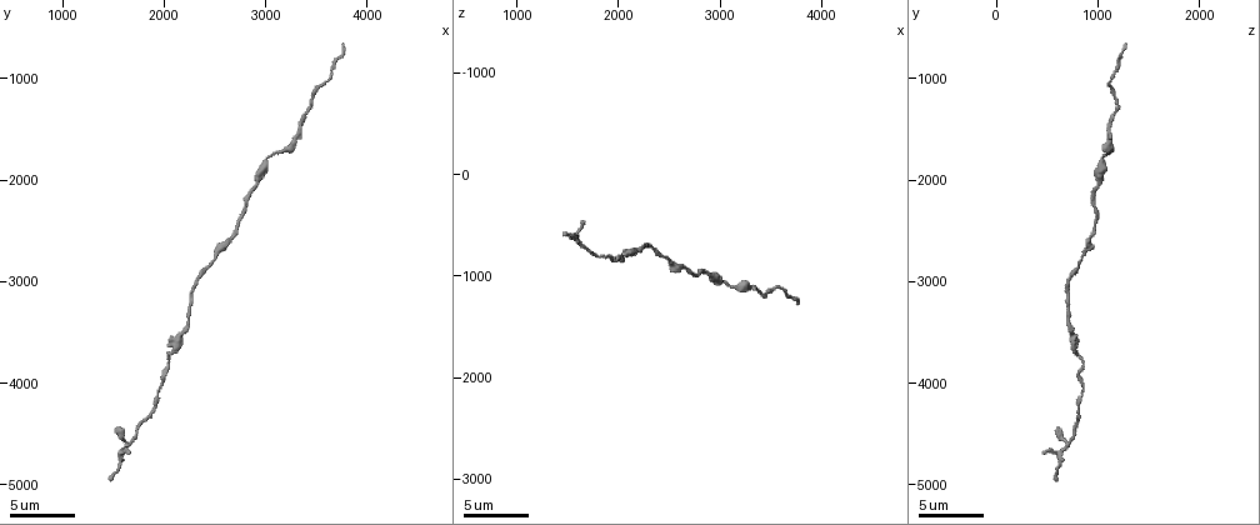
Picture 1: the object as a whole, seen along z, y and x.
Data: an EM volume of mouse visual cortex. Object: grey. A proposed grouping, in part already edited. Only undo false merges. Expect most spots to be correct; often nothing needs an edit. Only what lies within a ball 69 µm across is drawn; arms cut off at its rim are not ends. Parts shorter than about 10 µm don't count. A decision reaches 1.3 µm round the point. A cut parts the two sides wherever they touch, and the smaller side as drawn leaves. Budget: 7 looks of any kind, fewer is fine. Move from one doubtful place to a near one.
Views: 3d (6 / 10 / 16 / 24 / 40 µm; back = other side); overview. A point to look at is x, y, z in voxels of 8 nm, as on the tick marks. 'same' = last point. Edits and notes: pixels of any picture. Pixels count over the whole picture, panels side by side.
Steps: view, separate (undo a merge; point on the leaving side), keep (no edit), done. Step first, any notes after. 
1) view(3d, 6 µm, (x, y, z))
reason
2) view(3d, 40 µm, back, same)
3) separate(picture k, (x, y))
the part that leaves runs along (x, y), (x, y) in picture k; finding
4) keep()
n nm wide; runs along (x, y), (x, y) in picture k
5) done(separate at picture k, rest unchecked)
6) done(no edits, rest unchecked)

view(3d, 10 µm, (2520, 2760, 860))

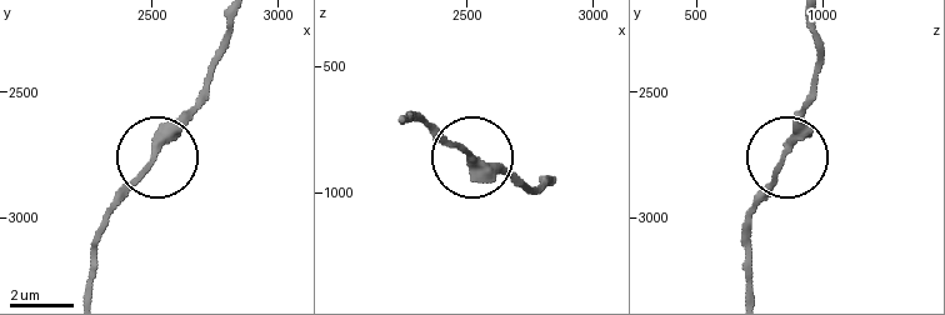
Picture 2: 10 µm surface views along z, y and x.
keep()
180 nm wide; runs along (784, 160), (746, 211) in picture 2; continuous, no second neuron

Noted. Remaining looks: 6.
view(3d, 6 µm, (1940, 4060, 820))
a narrow waist

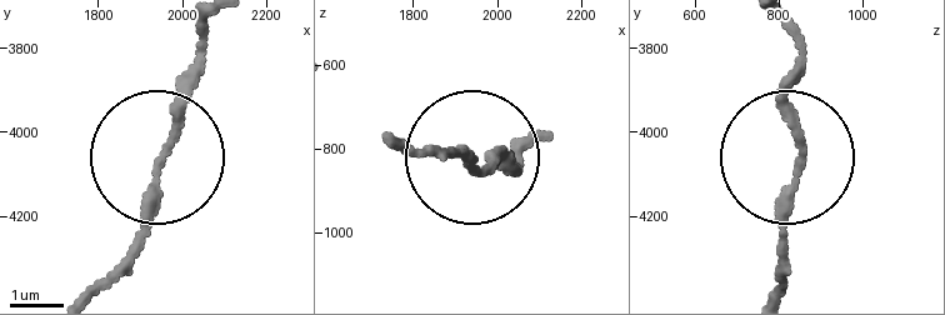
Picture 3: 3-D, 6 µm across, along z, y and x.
view(3d, 6 µm, back, (1950, 4075, 850))
other side

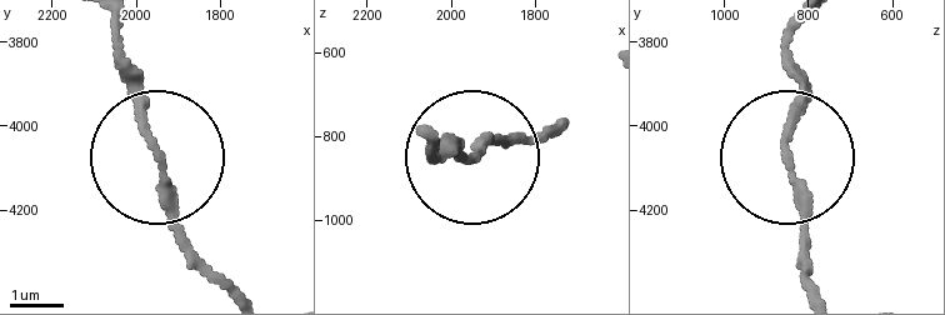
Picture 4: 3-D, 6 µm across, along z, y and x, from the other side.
keep()
160 nm wide; all the same neuron

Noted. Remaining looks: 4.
view(3d, 10 µm, (2240, 3460, 740))
thick turns thin

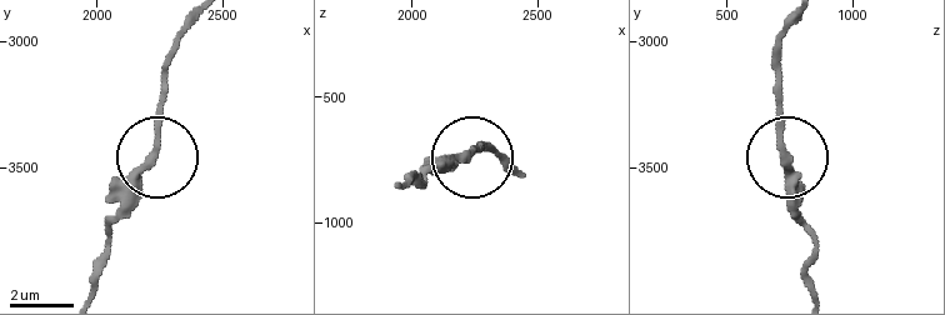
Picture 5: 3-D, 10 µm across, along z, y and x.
keep()
runs along (519, 171), (491, 153), (425, 166) in picture 5; continuous, no second neuron

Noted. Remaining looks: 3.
view(3d, 10 µm, (3040, 1720, 1060))
thin neck

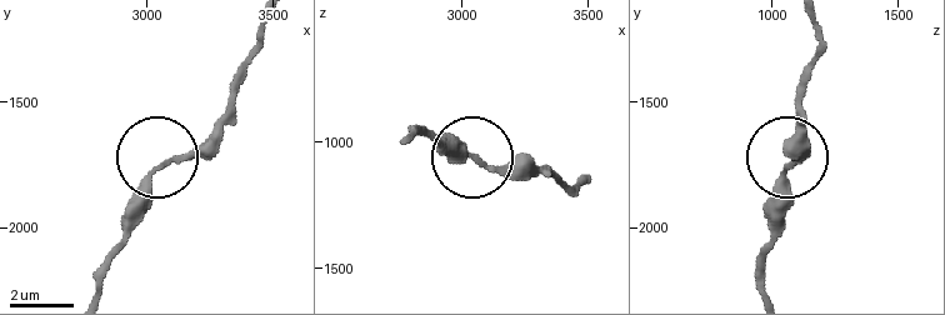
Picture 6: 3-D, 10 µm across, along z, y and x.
view(3d, 6 µm, (3070, 1760, 1080))

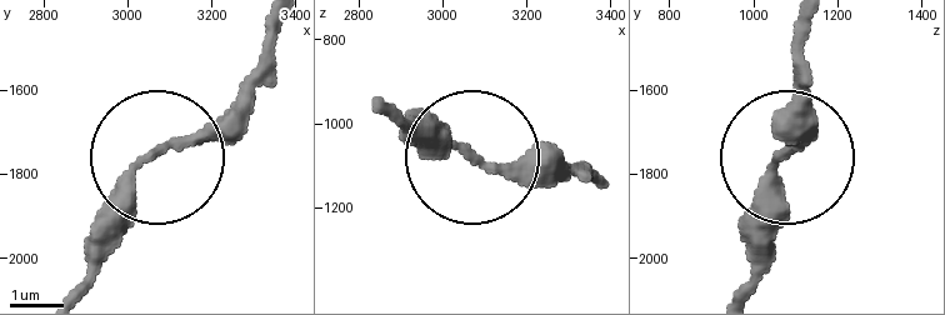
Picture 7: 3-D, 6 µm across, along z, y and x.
keep()
all the same neuron

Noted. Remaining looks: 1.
done(no edits, rest unchecked)

